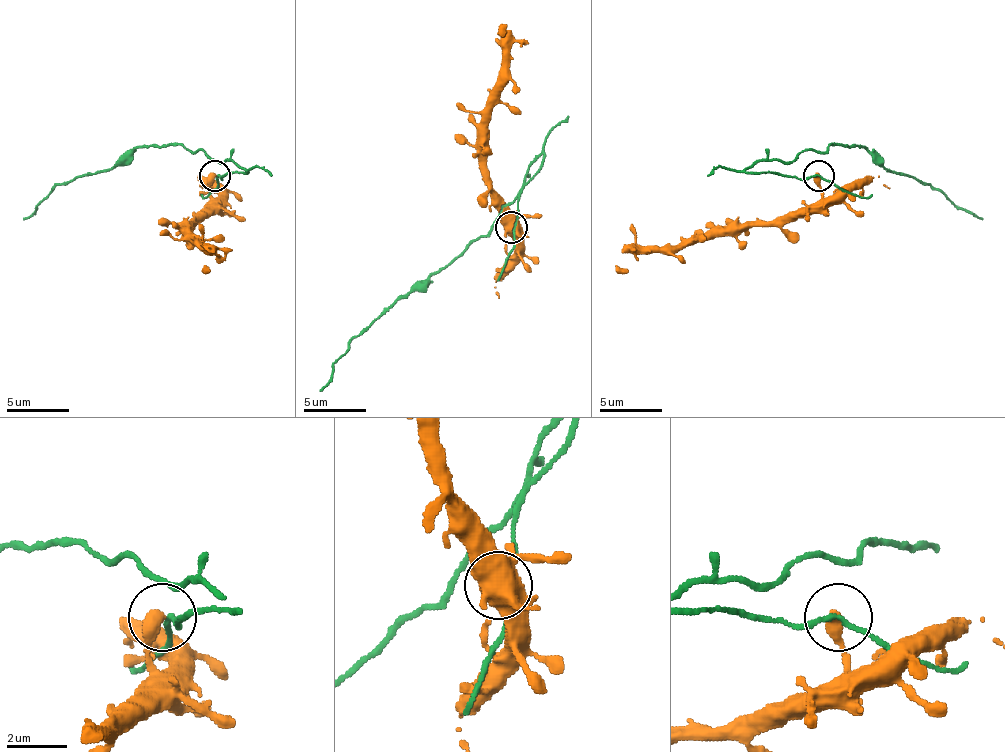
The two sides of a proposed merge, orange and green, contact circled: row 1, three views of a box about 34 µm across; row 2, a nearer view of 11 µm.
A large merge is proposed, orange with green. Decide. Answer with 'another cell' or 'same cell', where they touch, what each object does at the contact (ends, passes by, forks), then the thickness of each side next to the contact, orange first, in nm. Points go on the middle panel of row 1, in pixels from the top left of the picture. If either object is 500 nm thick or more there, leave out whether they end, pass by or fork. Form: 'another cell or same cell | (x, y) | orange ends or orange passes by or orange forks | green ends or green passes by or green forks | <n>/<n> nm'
another cell | (511, 227) | orange ends | green passes by | 480/150 nm

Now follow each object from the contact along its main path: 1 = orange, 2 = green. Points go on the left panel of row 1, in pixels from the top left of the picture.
1: (214, 174), (211, 200), (189, 222), (192, 234), (204, 247), (208, 266), (204, 272)
2: (217, 174), (245, 171), (179, 143), (138, 146), (110, 168), (63, 181), (22, 219)

